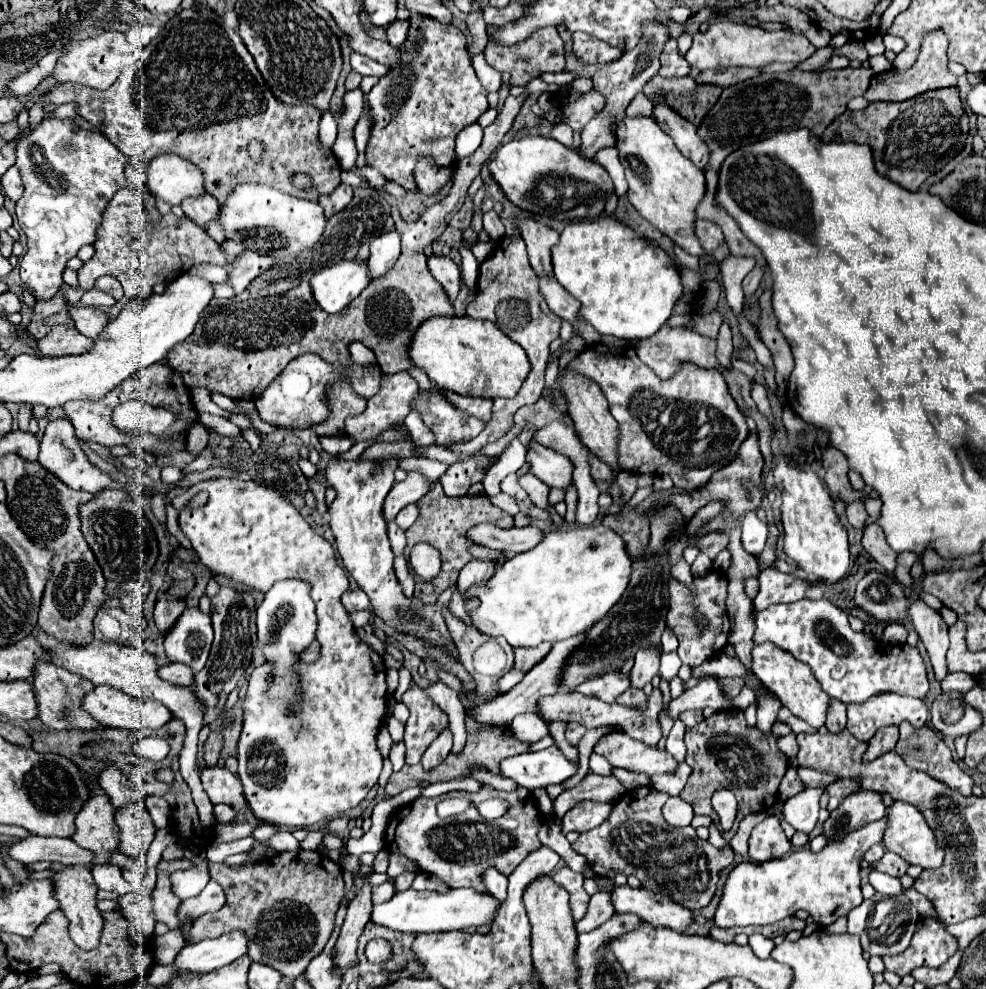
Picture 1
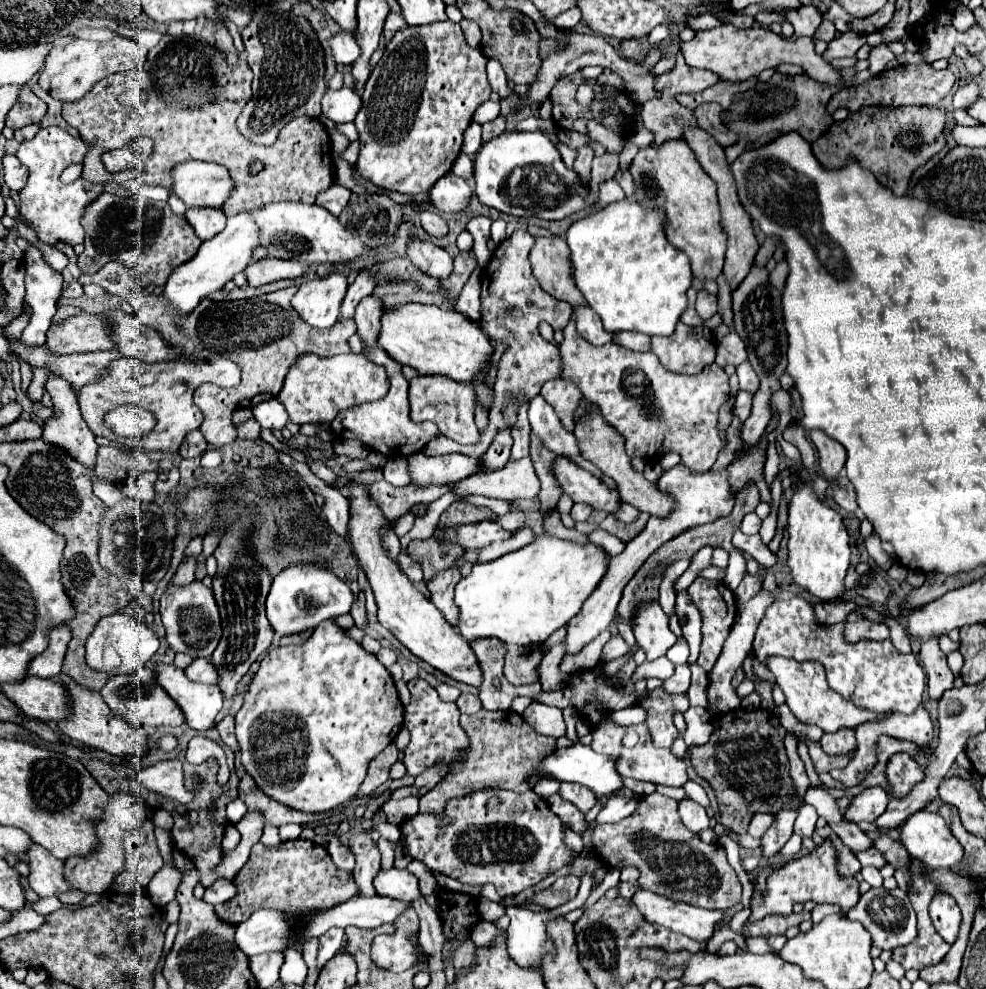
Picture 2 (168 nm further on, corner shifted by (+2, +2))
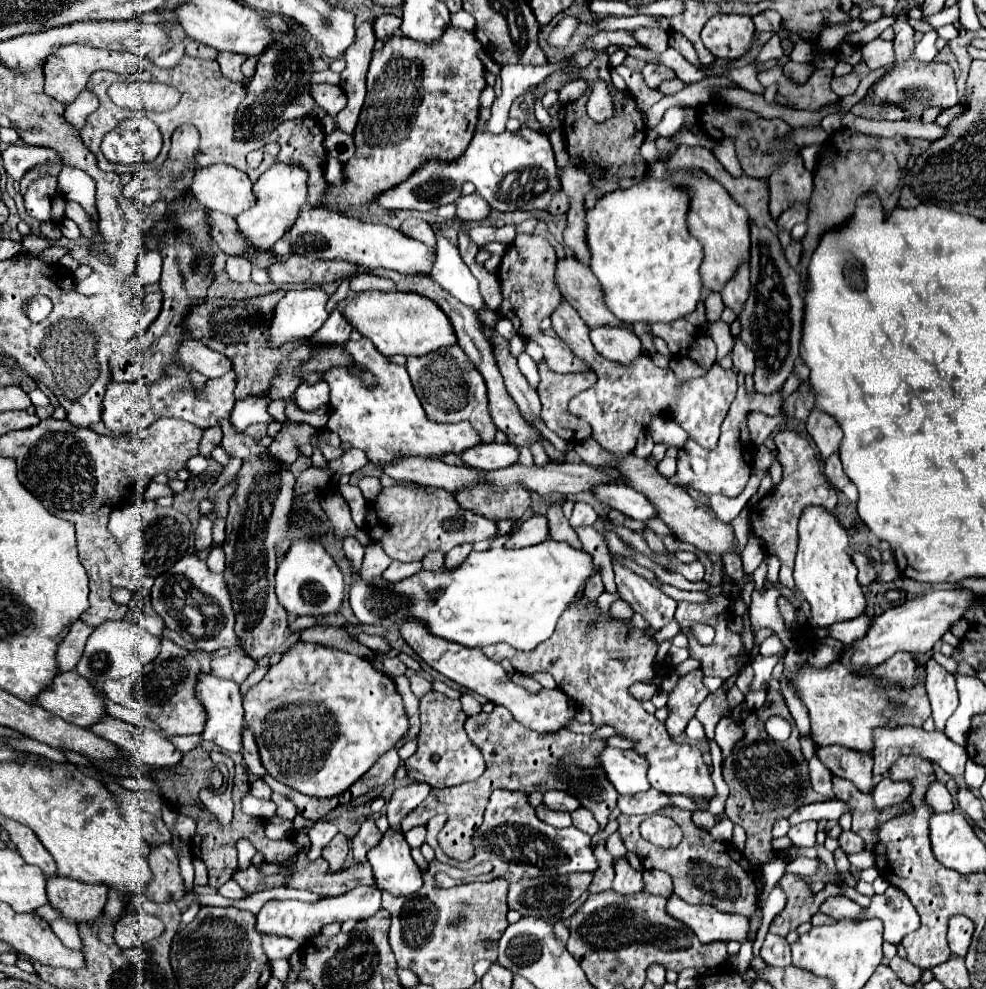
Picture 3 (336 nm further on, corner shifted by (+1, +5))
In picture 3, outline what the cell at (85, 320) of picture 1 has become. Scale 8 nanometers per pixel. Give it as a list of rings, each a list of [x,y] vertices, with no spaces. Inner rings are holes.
[[[183,339],[183,343],[179,343],[175,359],[187,367],[193,367],[207,379],[219,377],[231,369],[231,361],[225,355],[211,351],[195,339]]]

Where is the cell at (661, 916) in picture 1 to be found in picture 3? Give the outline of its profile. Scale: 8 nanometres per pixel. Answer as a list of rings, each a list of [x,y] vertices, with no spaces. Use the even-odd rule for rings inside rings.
[[[671,895],[667,899],[665,913],[685,923],[701,943],[711,941],[747,941],[749,923],[743,915],[717,911],[711,905],[689,905],[687,901]]]

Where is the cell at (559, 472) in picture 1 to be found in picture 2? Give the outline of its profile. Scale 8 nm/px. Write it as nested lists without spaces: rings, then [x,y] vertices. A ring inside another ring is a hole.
[[[556,458],[554,464],[556,480],[560,482],[562,490],[574,500],[594,506],[594,510],[604,510],[608,514],[616,514],[620,510],[622,498],[618,490],[608,488],[600,478],[592,476],[588,470],[576,466],[566,458]]]

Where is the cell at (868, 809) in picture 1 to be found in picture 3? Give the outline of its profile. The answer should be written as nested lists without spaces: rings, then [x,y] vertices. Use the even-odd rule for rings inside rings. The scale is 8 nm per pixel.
[[[885,777],[881,783],[875,785],[875,789],[871,791],[873,795],[873,803],[877,809],[885,809],[897,803],[903,803],[911,793],[911,787],[903,781],[891,781],[889,777]]]

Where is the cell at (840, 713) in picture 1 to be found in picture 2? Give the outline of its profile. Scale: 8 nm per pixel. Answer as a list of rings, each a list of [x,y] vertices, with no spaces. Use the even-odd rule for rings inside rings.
[[[838,730],[836,734],[824,734],[820,740],[820,746],[826,754],[830,756],[840,756],[840,754],[852,754],[856,750],[856,738],[854,730]]]

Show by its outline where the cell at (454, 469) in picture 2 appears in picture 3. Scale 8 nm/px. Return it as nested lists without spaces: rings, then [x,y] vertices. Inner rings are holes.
[[[489,443],[489,445],[475,445],[471,449],[465,449],[459,453],[463,463],[467,467],[475,469],[499,469],[509,467],[519,459],[517,447],[511,447],[509,443]]]

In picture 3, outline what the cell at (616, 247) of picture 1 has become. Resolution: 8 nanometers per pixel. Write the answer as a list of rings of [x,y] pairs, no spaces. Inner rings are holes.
[[[651,179],[651,183],[647,185],[633,185],[629,189],[615,189],[607,195],[603,195],[599,199],[599,203],[587,211],[587,247],[589,247],[589,253],[591,253],[591,261],[589,261],[589,267],[593,271],[593,275],[599,279],[601,283],[601,289],[603,289],[603,295],[605,295],[605,305],[609,307],[609,311],[623,323],[629,323],[629,325],[635,325],[635,323],[647,323],[647,325],[653,325],[653,323],[673,323],[689,313],[695,311],[695,305],[699,301],[699,295],[701,295],[701,277],[699,277],[699,265],[701,265],[701,259],[703,259],[703,249],[701,249],[701,243],[697,239],[693,239],[687,231],[687,223],[685,223],[685,215],[687,215],[687,203],[689,203],[689,195],[685,191],[681,191],[679,187],[675,185],[669,185],[665,179]]]

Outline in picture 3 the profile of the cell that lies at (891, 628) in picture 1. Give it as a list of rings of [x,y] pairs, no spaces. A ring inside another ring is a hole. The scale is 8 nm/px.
[[[863,613],[863,615],[855,617],[855,619],[849,619],[849,621],[843,621],[843,623],[833,623],[831,629],[829,629],[829,633],[825,633],[823,629],[817,629],[817,635],[819,635],[821,639],[823,639],[825,635],[829,635],[829,637],[833,637],[833,639],[839,639],[845,647],[849,647],[849,645],[861,641],[861,639],[867,635],[869,627],[871,627],[871,617],[867,617],[867,615]]]

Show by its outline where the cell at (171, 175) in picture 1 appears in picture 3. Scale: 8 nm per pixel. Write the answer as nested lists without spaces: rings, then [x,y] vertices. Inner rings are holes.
[[[215,163],[195,171],[189,191],[199,205],[235,217],[245,211],[245,207],[251,207],[251,187],[253,183],[247,173],[227,163]]]

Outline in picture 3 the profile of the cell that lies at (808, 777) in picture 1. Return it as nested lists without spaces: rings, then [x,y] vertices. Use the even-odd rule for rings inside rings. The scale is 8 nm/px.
[[[901,725],[901,727],[877,727],[873,731],[873,759],[875,759],[875,767],[873,767],[873,775],[881,777],[889,771],[891,763],[895,763],[895,759],[899,755],[919,755],[925,757],[933,763],[939,763],[941,769],[945,769],[951,777],[963,775],[963,767],[967,763],[967,751],[965,747],[957,745],[955,741],[951,741],[945,733],[927,733],[923,727],[913,727],[913,725]]]

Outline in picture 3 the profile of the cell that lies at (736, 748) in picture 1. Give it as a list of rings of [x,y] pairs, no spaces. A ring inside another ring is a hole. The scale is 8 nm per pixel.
[[[767,693],[767,703],[761,709],[749,711],[749,715],[743,719],[741,725],[745,731],[743,739],[735,745],[731,757],[723,759],[723,779],[731,789],[725,815],[733,823],[745,829],[747,833],[745,853],[749,855],[751,865],[759,867],[775,857],[775,851],[771,849],[771,825],[781,817],[789,817],[791,811],[795,811],[795,807],[819,801],[819,795],[811,791],[811,783],[807,775],[807,759],[801,753],[799,735],[791,719],[791,713],[779,693],[773,695]],[[771,715],[779,715],[793,725],[791,737],[787,741],[783,743],[775,741],[765,731],[765,721]]]

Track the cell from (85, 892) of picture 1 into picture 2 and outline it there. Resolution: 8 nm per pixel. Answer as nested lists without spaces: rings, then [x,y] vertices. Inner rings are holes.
[[[32,844],[30,850],[26,852],[28,856],[28,866],[30,866],[30,874],[28,878],[28,886],[40,896],[56,896],[58,892],[66,892],[70,890],[70,886],[66,886],[66,878],[64,878],[64,862],[50,856],[46,848],[42,848],[40,844]]]

